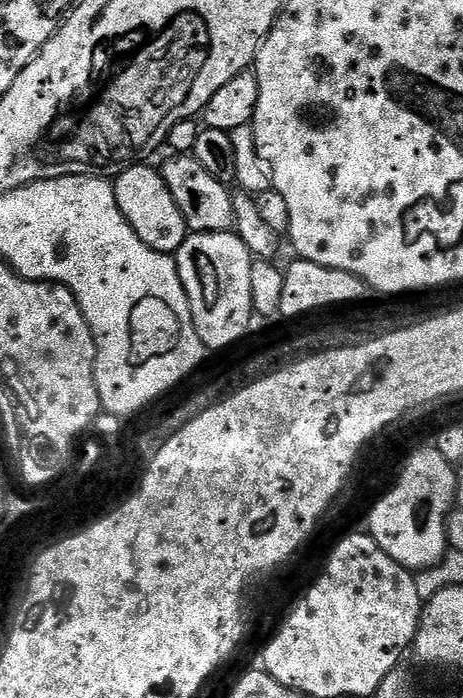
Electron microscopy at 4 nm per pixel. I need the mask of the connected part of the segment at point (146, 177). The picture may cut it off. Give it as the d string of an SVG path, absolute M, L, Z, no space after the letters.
M148 162L136 164L115 177L118 210L122 210L134 234L138 234L138 238L142 238L142 242L146 242L150 250L175 254L185 238L190 235L188 224L184 220L182 210L178 210L178 202L174 202L174 194L170 194L166 186L163 171L156 169L155 172L150 165Z

